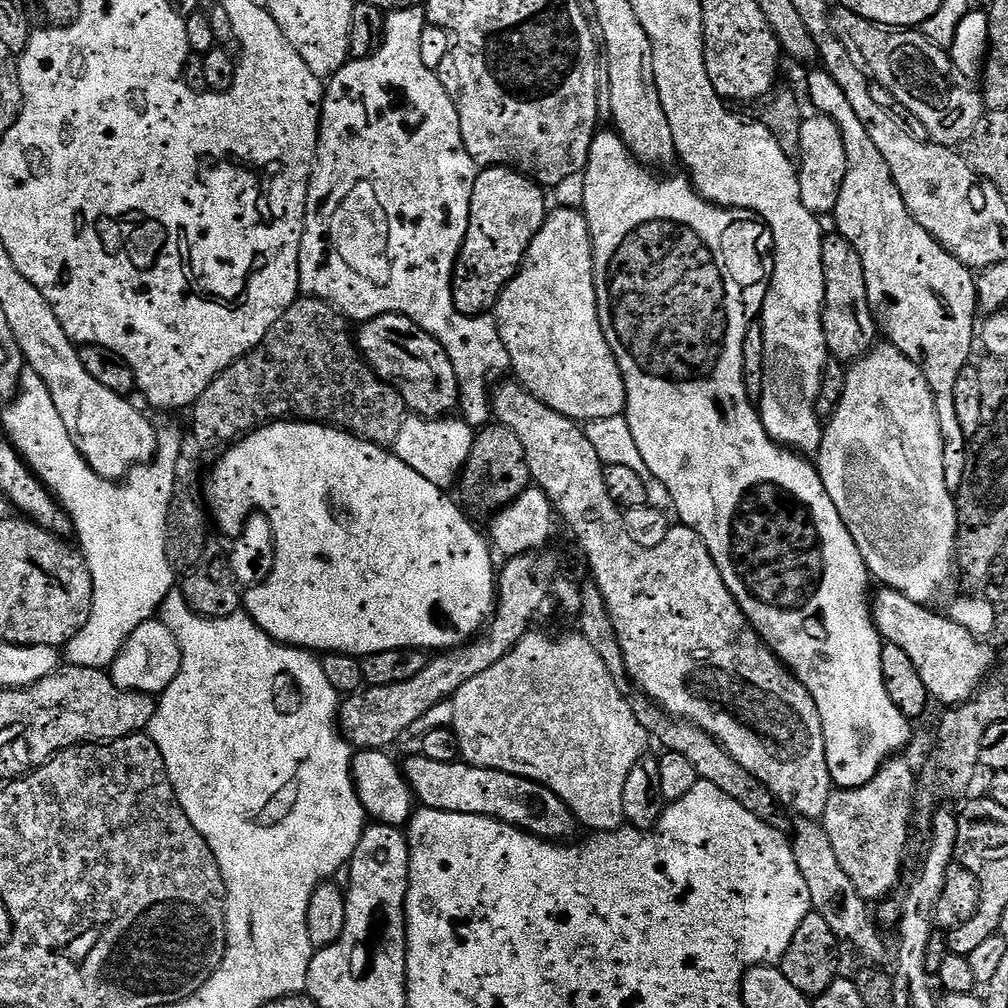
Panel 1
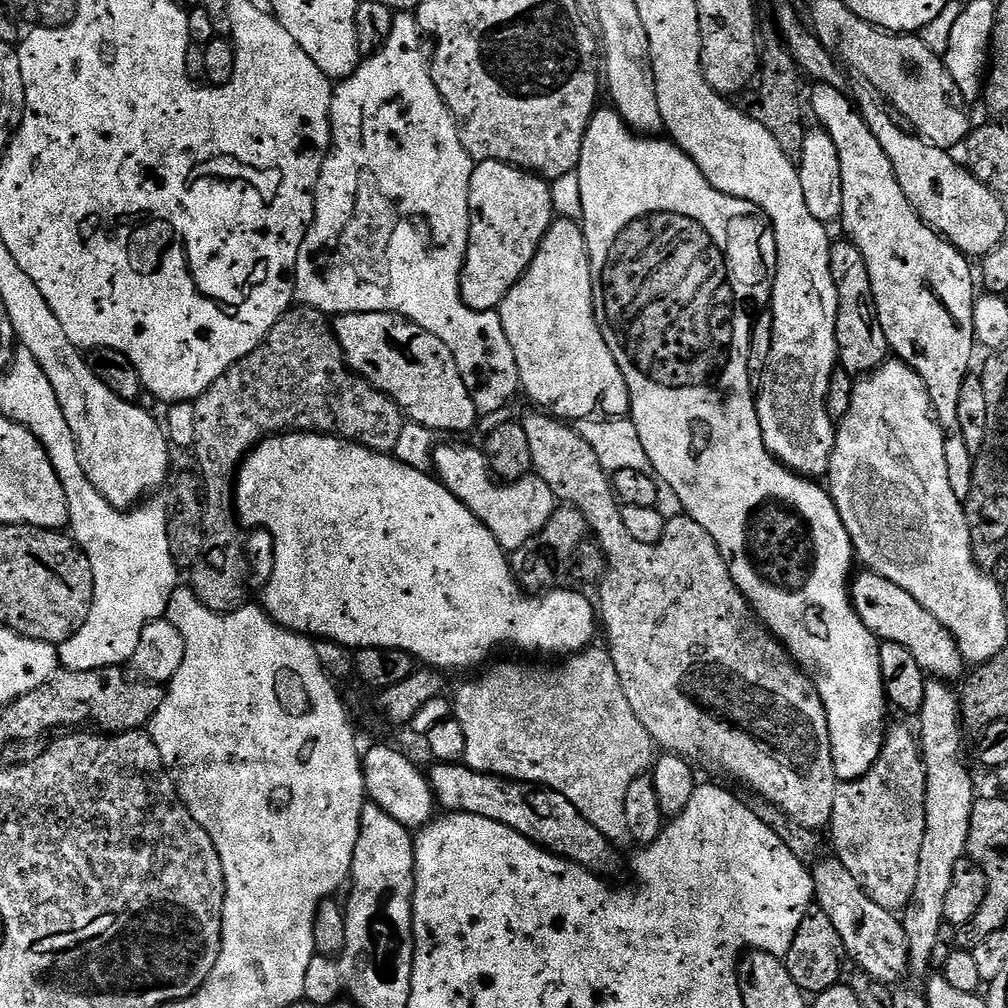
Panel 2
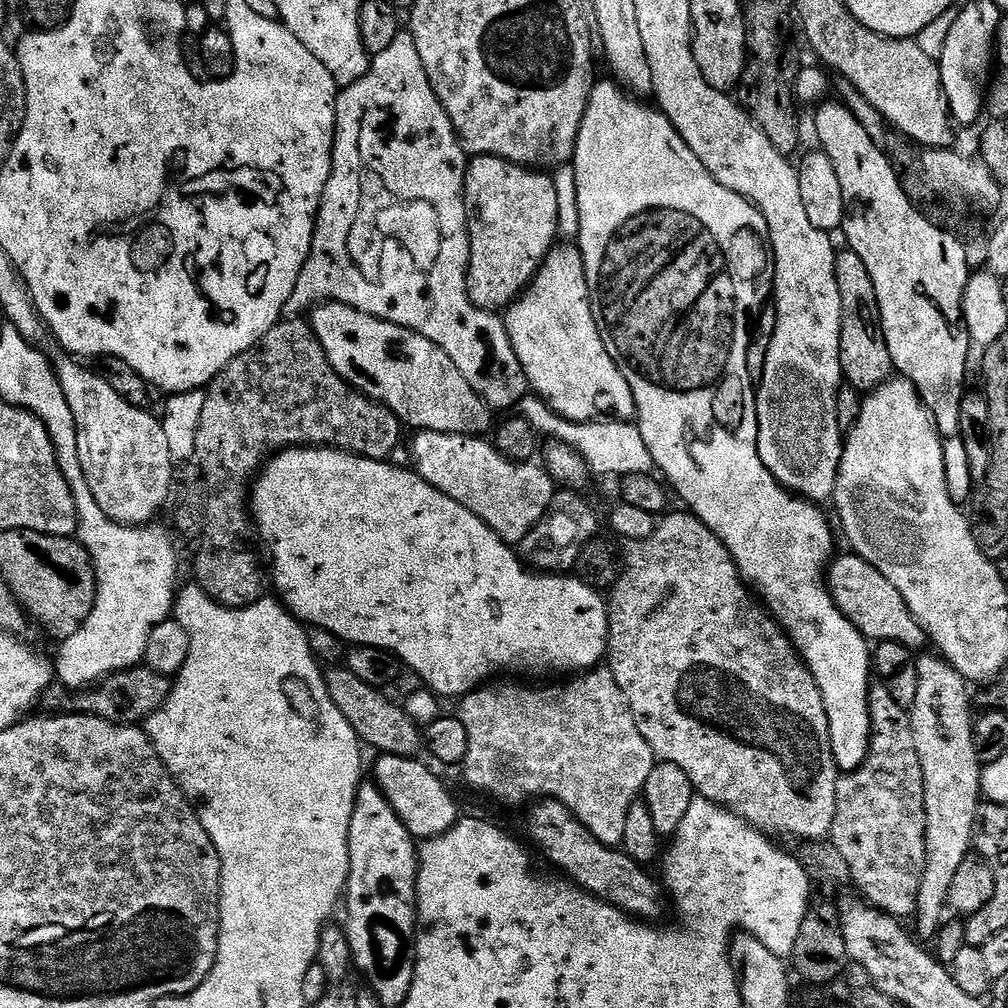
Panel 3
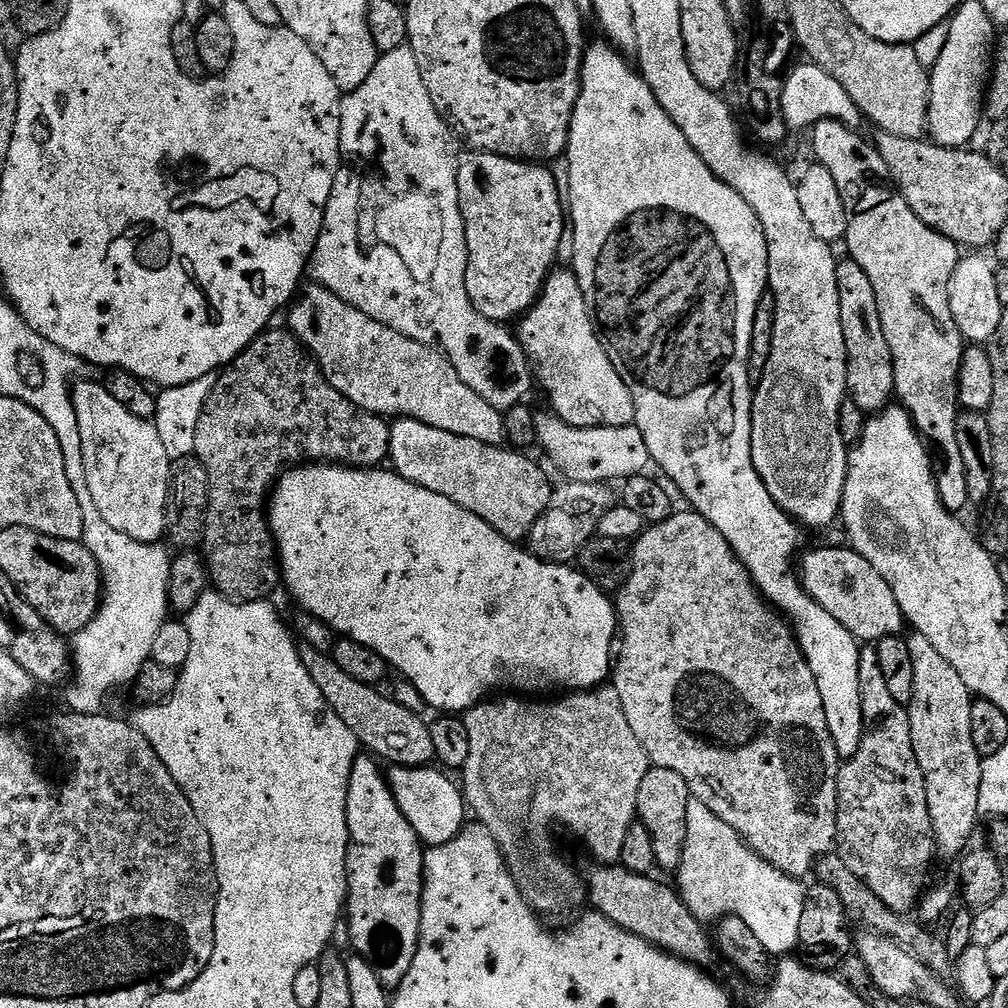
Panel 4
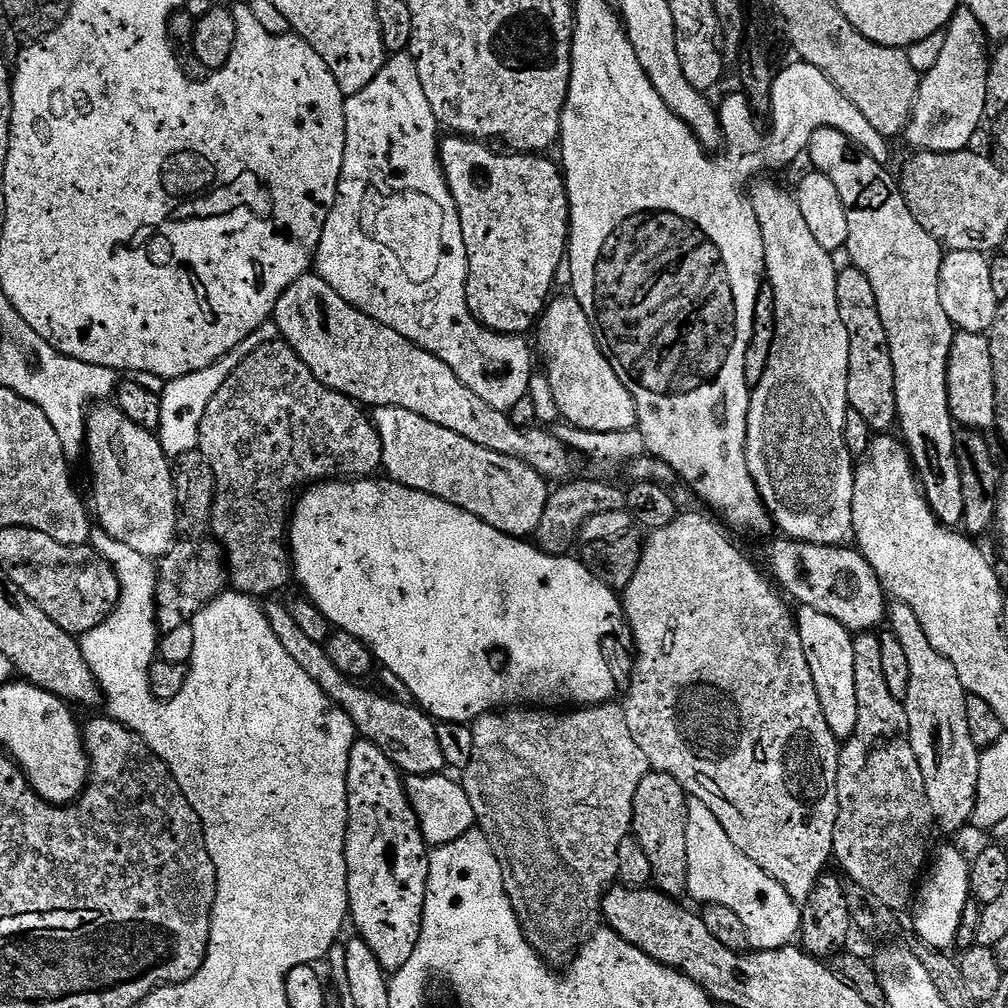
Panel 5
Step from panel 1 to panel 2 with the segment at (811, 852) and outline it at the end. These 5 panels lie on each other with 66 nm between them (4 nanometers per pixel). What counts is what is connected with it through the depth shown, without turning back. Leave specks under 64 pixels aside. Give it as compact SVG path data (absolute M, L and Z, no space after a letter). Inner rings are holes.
M821 858L811 865L812 885L816 891L814 904L819 911L830 918L834 930L838 930L838 938L842 938L847 959L857 965L859 971L872 976L881 983L896 986L904 975L909 975L908 943L906 930L901 917L896 916L888 908L883 908L879 899L868 896L854 882L854 874L842 866L835 858Z

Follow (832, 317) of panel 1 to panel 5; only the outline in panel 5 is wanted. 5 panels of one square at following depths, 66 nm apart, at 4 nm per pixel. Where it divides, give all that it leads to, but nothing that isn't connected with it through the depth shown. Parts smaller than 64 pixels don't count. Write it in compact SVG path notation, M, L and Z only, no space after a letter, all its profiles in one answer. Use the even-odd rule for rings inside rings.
M845 266L836 273L836 285L838 314L842 314L842 326L846 326L846 334L850 334L850 366L846 378L848 406L862 414L873 433L891 433L898 424L894 362L890 358L886 326L882 326L882 314L878 314L878 302L874 298L874 289L870 287L870 278L866 278L862 270Z

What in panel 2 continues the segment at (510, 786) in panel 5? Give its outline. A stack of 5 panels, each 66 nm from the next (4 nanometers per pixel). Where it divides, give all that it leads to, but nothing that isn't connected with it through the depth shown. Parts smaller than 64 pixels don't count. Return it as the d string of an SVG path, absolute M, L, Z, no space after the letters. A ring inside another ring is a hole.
M585 647L575 654L569 655L561 664L500 664L497 668L489 670L485 676L480 676L477 680L468 680L456 692L456 704L454 700L454 719L462 726L462 731L466 734L466 754L463 763L475 772L488 772L492 776L504 776L507 780L522 780L526 784L538 784L545 788L558 790L608 840L619 842L628 836L628 827L626 826L626 790L630 790L630 782L634 778L645 775L651 769L654 763L654 745L652 735L638 722L634 710L630 710L630 702L626 702L626 690L622 690L622 682L618 678L618 670L614 670L612 654L607 647L600 648Z

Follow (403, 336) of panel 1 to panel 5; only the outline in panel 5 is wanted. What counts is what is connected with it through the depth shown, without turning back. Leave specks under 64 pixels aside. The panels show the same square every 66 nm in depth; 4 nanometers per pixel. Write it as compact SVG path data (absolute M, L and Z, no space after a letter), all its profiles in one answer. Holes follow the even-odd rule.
M306 274L298 278L298 282L291 284L282 298L278 298L274 319L280 331L279 339L289 344L294 354L298 354L298 358L302 358L306 366L310 366L310 374L314 374L314 378L318 378L318 382L322 382L330 390L356 401L357 405L367 406L372 410L401 408L411 410L414 414L422 414L422 418L446 430L454 430L454 434L462 434L462 438L470 438L470 442L486 446L486 450L494 450L494 454L518 458L518 462L530 466L549 482L564 482L573 475L573 453L555 434L540 426L519 428L509 413L494 410L494 406L482 402L482 398L478 398L478 394L474 394L470 386L460 381L458 374L454 374L454 370L450 370L450 366L446 366L442 358L410 342L410 338L402 338L398 330L390 330L390 326L382 326L382 322L350 306L350 302L346 302L346 298L342 298L338 290L334 290L334 286L330 286L320 276Z

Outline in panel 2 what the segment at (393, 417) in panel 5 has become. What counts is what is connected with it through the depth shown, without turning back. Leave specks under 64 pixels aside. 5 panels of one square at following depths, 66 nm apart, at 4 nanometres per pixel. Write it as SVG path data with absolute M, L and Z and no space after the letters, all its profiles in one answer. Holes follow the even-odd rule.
M441 443L434 453L434 475L440 483L446 486L446 490L450 490L450 494L457 496L488 527L490 534L494 534L494 538L506 550L515 550L518 546L522 546L522 542L538 534L542 526L550 522L550 518L556 513L558 507L558 501L550 490L550 486L546 486L546 482L542 482L535 474L529 474L521 480L511 482L497 480L488 466L488 457L479 447L455 448L452 444L442 445Z

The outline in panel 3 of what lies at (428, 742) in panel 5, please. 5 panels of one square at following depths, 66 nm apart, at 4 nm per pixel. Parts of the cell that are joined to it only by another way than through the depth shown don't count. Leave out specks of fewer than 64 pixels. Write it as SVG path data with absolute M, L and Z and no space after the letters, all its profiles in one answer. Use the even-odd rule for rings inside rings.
M332 666L324 672L324 685L338 710L342 710L342 718L350 722L356 731L356 736L361 745L377 748L377 753L385 756L411 756L413 758L422 752L422 728L415 724L407 711L400 708L392 700L384 697L385 693L378 688L366 686L362 678L354 678L347 666Z

